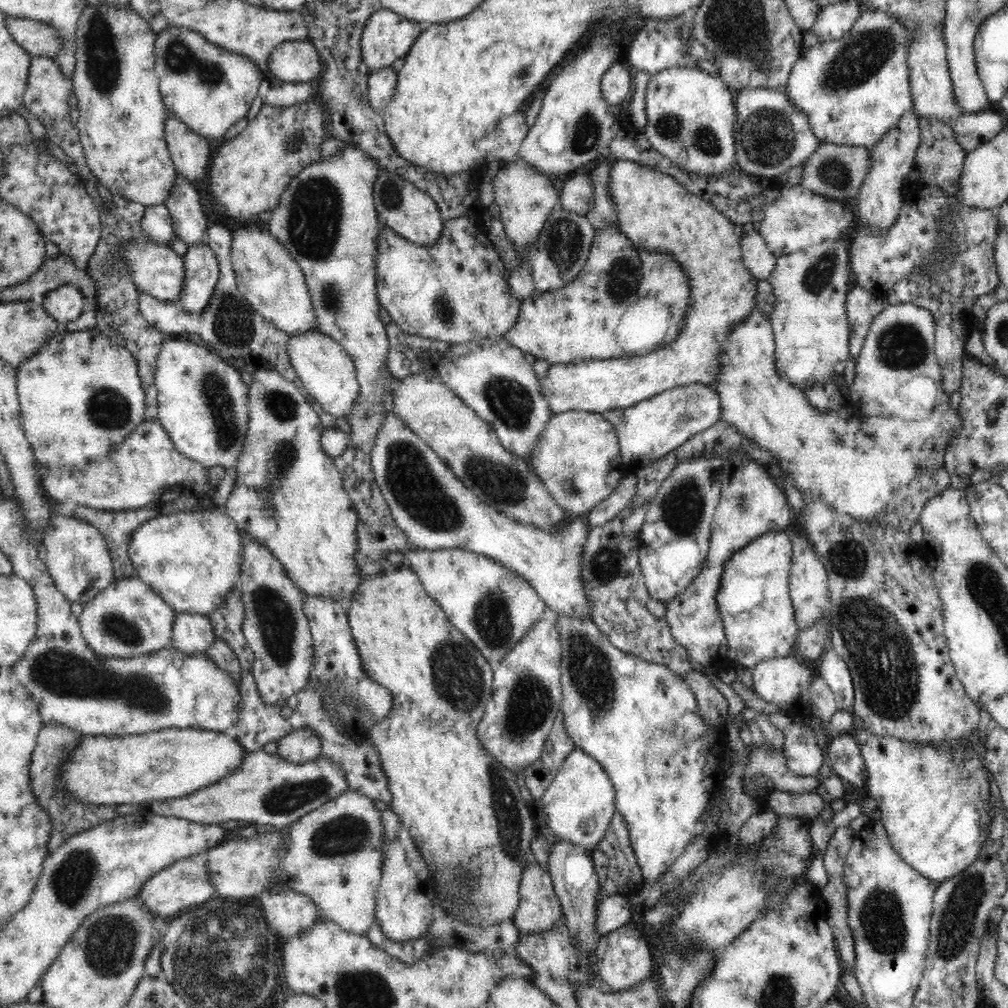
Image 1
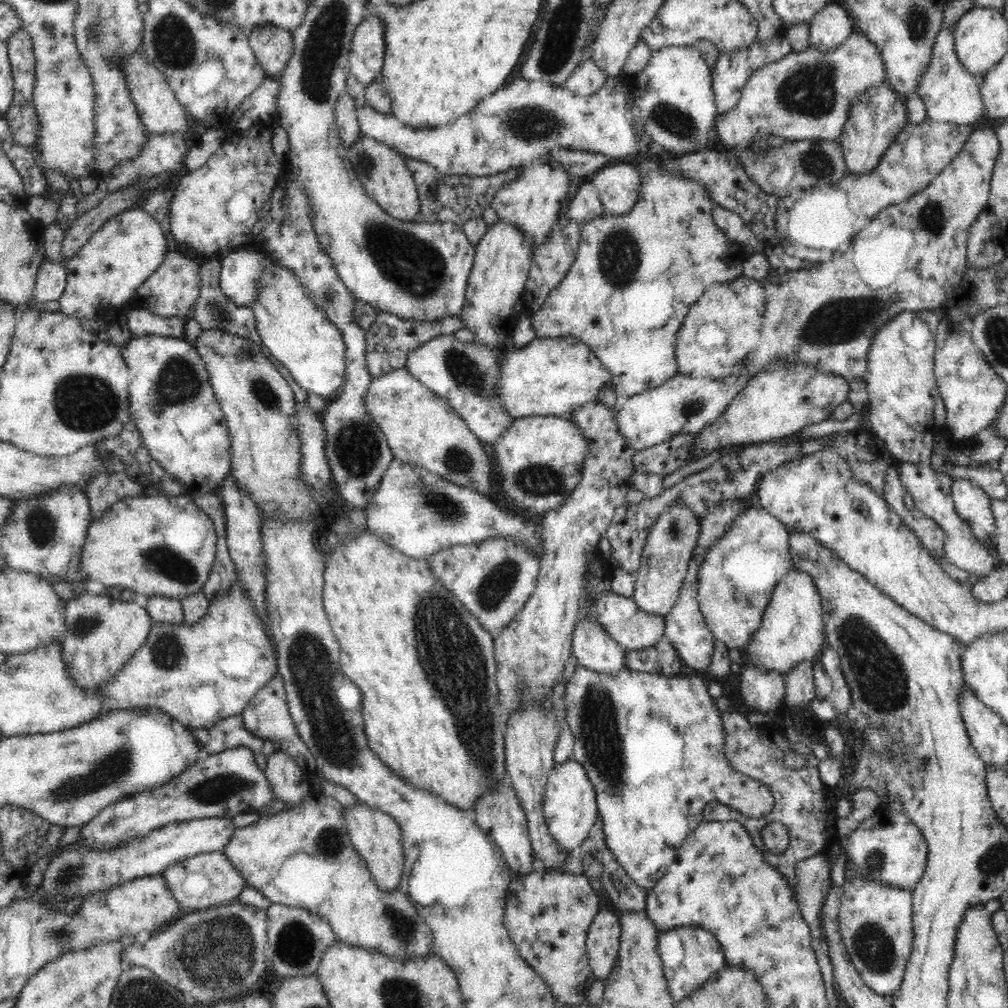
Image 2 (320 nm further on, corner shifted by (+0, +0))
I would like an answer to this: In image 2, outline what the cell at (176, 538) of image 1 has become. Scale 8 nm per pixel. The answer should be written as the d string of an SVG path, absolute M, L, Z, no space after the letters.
M140 494L116 501L101 516L92 519L88 525L79 556L75 564L82 571L79 582L92 581L108 587L130 590L137 598L145 599L152 595L168 598L186 598L196 594L208 582L211 568L217 553L217 535L213 520L188 494L169 496Z

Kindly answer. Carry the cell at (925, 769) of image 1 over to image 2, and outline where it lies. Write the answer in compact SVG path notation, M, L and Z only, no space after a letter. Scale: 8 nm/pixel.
M882 810L869 822L862 821L844 841L843 852L864 880L877 880L902 890L914 890L928 860L928 844L920 829L905 815Z

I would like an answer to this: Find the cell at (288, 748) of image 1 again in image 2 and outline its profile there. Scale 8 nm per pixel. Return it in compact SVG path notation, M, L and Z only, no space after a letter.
M274 751L267 756L265 775L273 798L286 802L286 809L296 808L313 792L311 783L304 780L304 772L285 752Z

